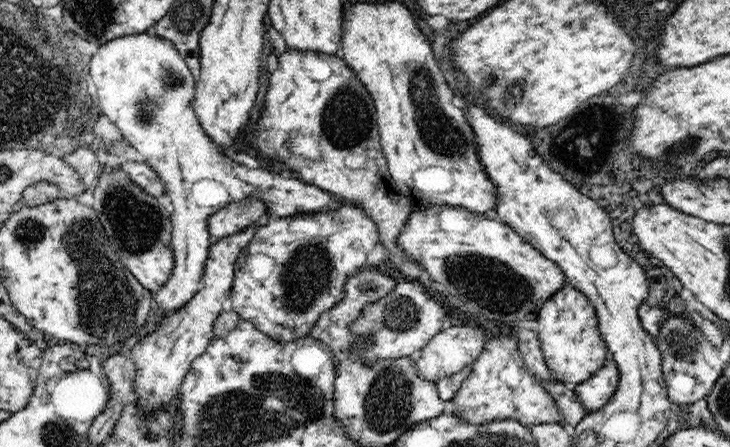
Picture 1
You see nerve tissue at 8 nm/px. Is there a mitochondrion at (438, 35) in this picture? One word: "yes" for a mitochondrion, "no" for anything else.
no

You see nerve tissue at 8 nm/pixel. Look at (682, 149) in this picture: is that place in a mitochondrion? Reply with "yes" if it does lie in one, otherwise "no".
yes

